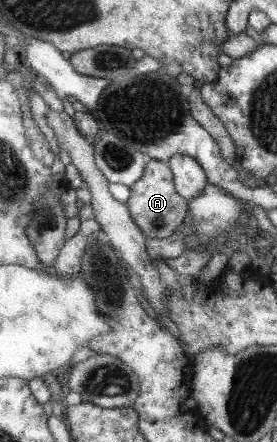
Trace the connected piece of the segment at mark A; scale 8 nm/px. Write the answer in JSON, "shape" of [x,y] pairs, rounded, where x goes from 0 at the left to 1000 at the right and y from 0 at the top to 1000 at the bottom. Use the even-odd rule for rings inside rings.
{"shape":[[[527,362],[513,400],[502,400],[469,423],[458,457],[487,507],[523,538],[599,541],[628,514],[643,514],[671,491],[671,455],[646,443],[628,421],[628,400],[592,369],[563,362]]]}

